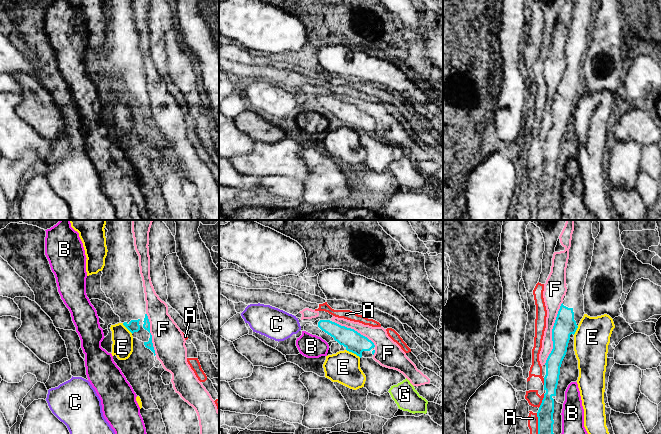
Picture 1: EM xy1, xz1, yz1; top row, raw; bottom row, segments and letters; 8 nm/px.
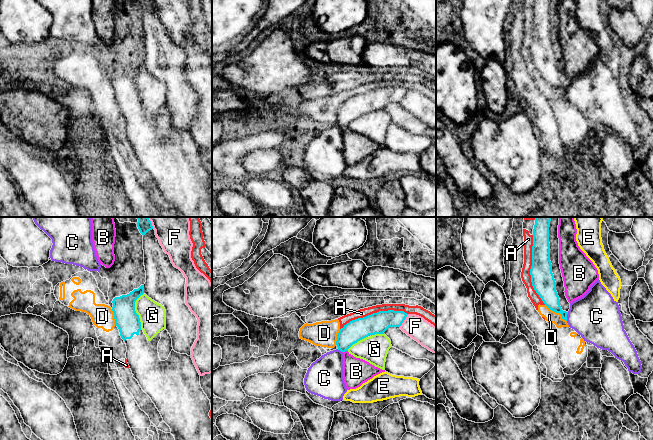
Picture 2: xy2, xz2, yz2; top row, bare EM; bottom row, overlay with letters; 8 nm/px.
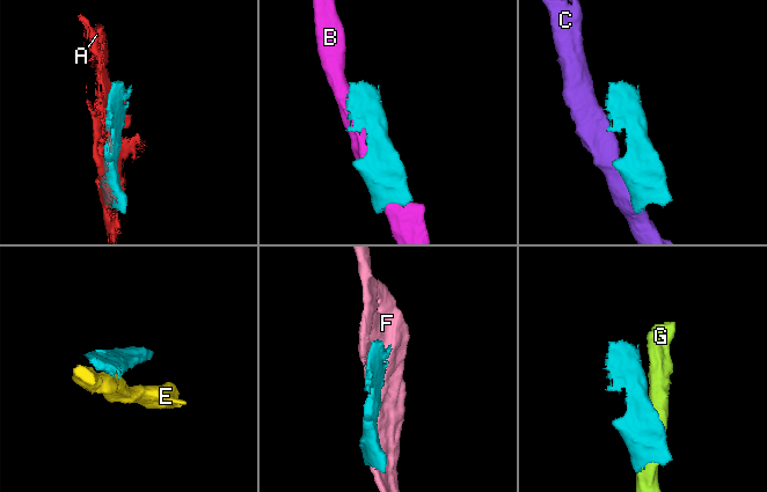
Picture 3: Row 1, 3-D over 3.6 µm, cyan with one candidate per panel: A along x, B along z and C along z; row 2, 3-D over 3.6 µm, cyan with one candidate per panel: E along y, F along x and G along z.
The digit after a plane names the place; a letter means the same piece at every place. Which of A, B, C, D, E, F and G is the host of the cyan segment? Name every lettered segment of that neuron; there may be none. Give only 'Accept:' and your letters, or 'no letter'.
Accept: no letter

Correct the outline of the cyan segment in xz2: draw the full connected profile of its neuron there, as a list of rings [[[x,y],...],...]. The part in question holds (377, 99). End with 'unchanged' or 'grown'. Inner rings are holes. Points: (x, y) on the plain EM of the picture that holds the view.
[[[379,87],[350,97],[340,105],[336,121],[341,128],[369,111],[384,110],[389,103],[400,103],[407,93],[404,87]]]; unchanged

